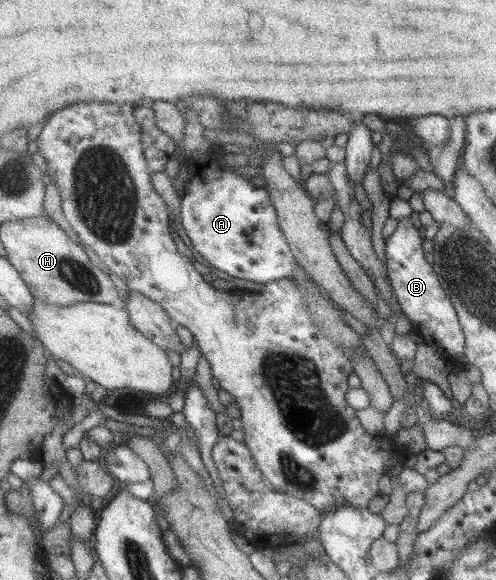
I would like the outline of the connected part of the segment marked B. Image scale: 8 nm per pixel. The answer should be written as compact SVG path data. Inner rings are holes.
M409 217L397 219L395 230L391 232L391 236L385 238L384 242L388 282L402 314L411 322L413 330L421 336L424 343L434 348L450 368L464 369L467 365L463 354L464 334L458 324L458 316L449 297L441 288L433 267L423 257L425 254L421 242L423 242L422 231L411 224Z

